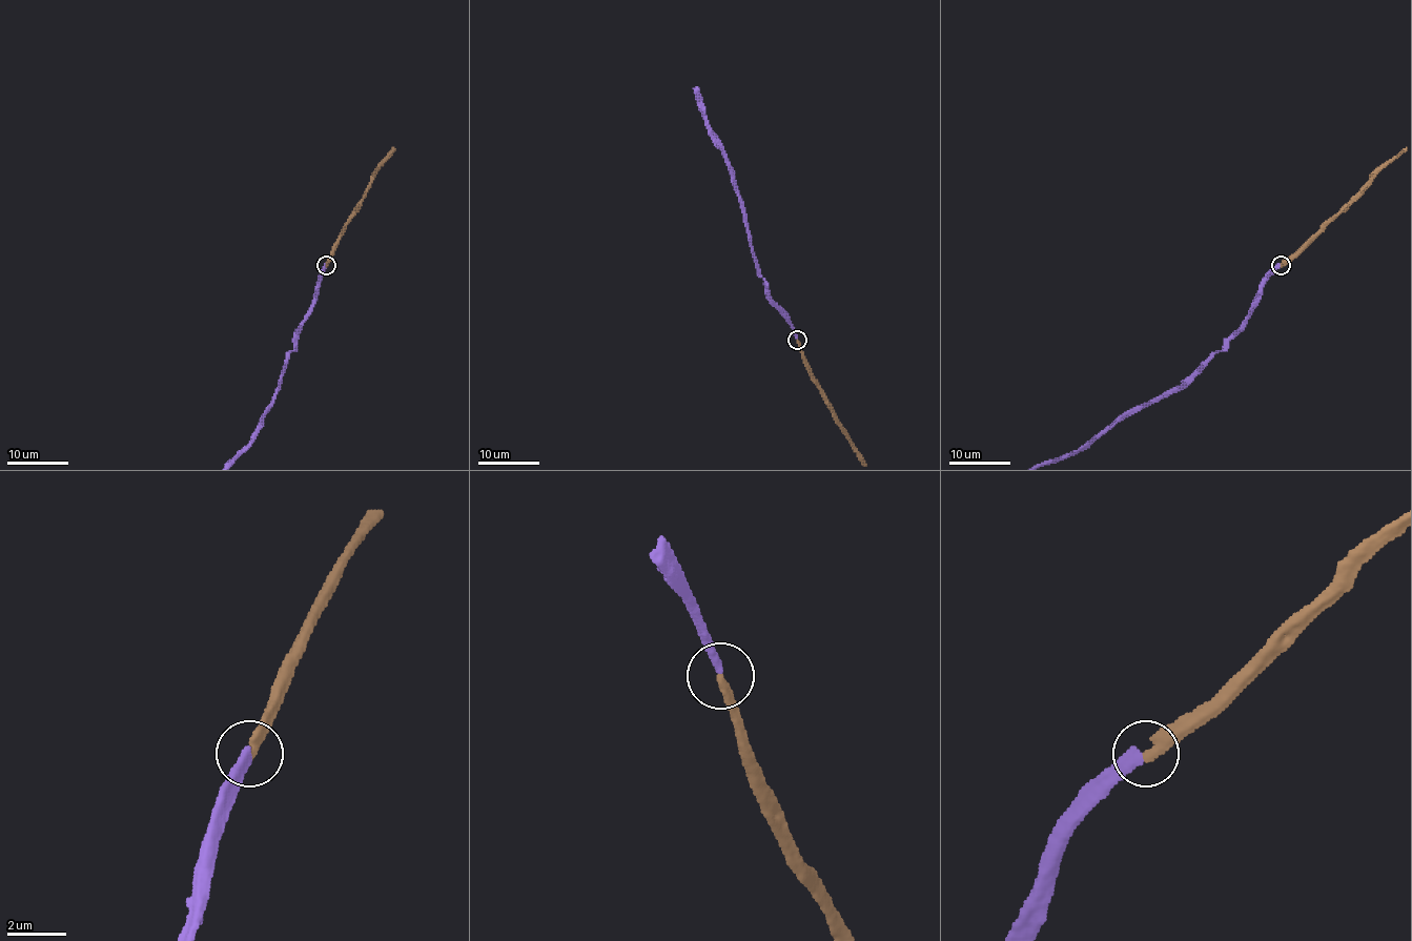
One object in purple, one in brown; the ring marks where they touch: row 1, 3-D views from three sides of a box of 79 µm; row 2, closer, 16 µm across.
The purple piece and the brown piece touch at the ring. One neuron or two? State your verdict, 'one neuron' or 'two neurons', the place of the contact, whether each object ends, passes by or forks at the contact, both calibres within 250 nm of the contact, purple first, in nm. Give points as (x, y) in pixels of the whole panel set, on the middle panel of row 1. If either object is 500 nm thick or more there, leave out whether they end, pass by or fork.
one neuron; at (797, 340); purple ends there; brown ends there; 360 nm thick on the purple side, 360 nm on the other

